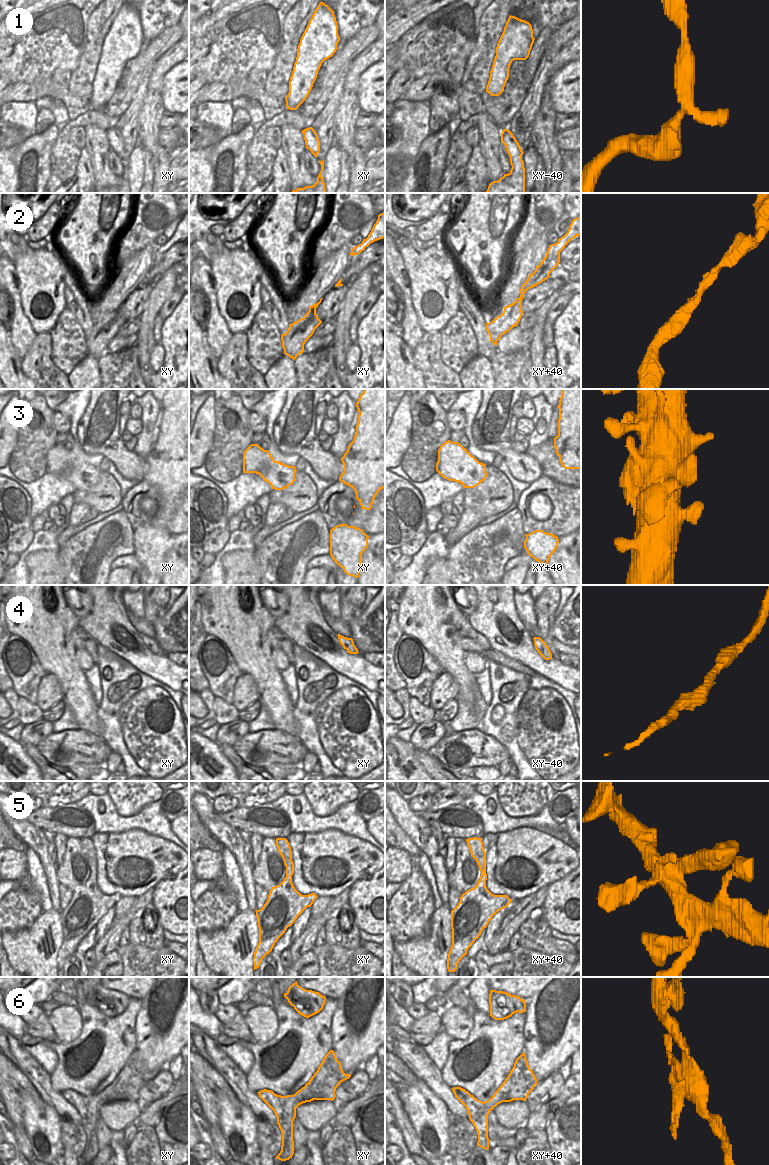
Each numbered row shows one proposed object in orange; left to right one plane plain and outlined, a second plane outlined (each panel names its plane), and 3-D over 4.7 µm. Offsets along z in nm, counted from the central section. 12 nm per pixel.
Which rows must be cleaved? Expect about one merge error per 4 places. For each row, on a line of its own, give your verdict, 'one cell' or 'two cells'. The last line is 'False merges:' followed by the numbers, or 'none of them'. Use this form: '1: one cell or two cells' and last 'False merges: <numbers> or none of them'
1: one cell
2: one cell
3: one cell
4: one cell
5: one cell
6: one cell
False merges: none of them

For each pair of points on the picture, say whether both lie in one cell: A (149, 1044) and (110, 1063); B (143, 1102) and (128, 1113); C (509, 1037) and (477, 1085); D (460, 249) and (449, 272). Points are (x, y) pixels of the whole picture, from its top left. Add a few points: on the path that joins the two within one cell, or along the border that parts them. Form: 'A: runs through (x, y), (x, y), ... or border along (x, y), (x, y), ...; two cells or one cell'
A: border along (136, 1025), (135, 1049); two cells
B: border along (136, 1101), (141, 1111); two cells
C: runs through (497, 1049), (493, 1053), (492, 1063), (483, 1073); one cell
D: border along (450, 254), (458, 269); two cells

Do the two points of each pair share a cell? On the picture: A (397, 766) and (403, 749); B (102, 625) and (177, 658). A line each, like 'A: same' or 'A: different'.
A: same
B: different

